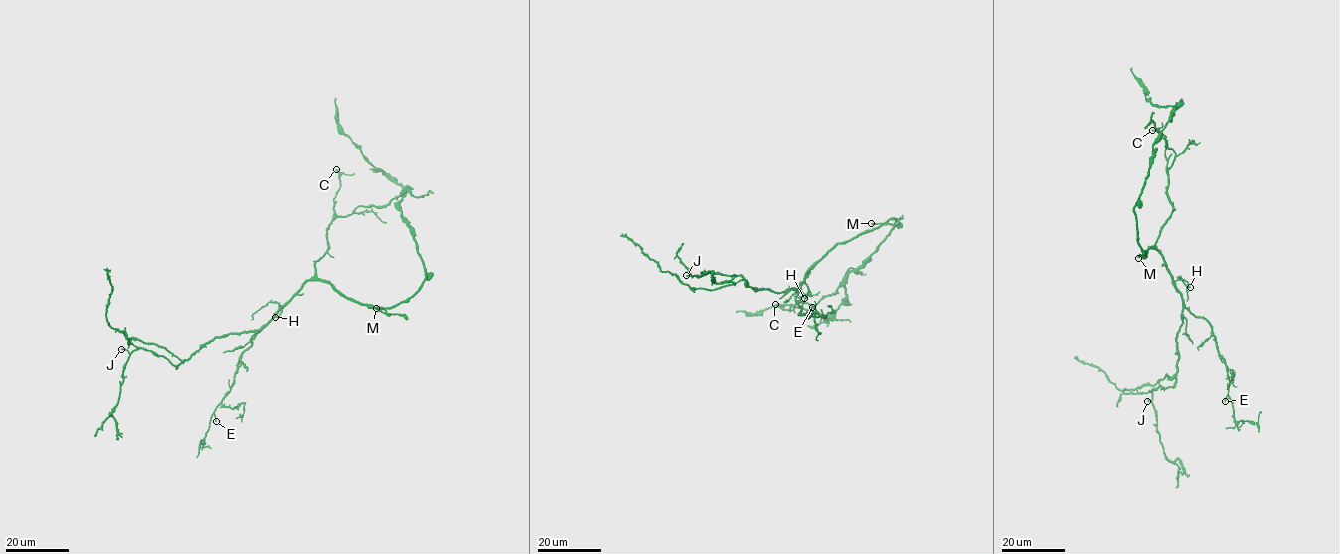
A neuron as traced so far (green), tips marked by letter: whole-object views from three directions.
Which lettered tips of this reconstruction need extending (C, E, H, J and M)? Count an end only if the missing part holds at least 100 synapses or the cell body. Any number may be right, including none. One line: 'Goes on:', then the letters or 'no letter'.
Goes on: M

